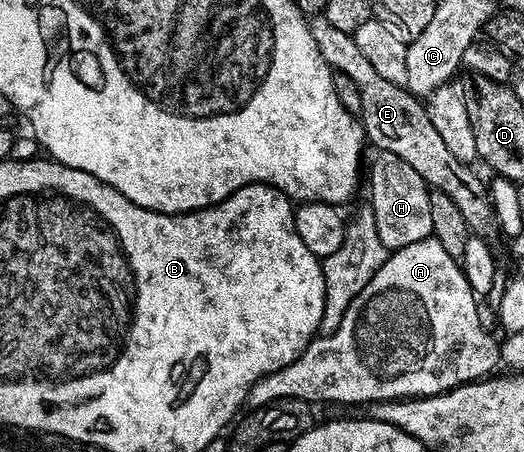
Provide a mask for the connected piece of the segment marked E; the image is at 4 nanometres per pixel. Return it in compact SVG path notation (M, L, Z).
M326 17L312 18L310 25L313 41L317 41L317 49L321 49L321 57L325 57L325 61L340 76L343 74L359 94L358 114L361 116L366 142L370 146L372 143L372 148L380 151L397 153L401 161L413 165L413 169L421 173L431 191L445 193L445 197L449 197L449 201L461 209L461 217L465 217L468 228L476 236L486 236L491 223L493 227L493 208L485 183L471 172L472 168L468 164L457 161L457 157L449 153L445 141L441 141L437 129L433 129L433 121L429 121L426 106L406 87L385 81L373 69L373 65L369 65L369 61L361 54L361 49L357 49L357 41L352 32L329 25Z

